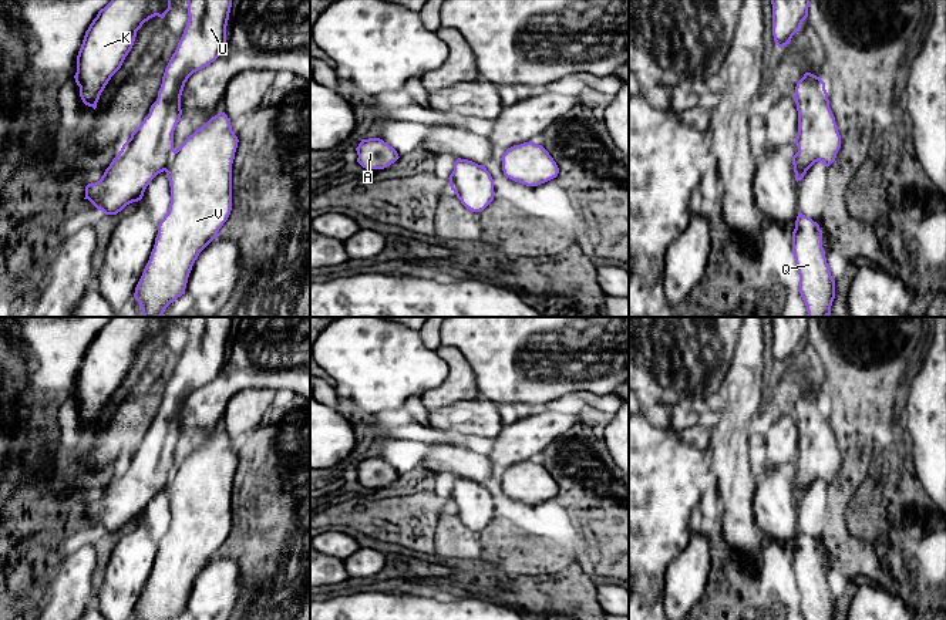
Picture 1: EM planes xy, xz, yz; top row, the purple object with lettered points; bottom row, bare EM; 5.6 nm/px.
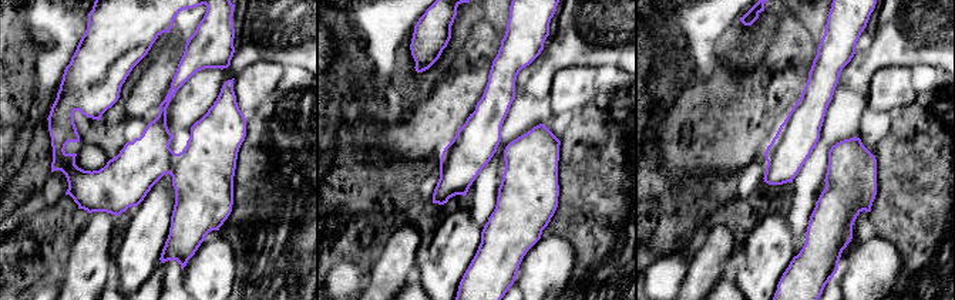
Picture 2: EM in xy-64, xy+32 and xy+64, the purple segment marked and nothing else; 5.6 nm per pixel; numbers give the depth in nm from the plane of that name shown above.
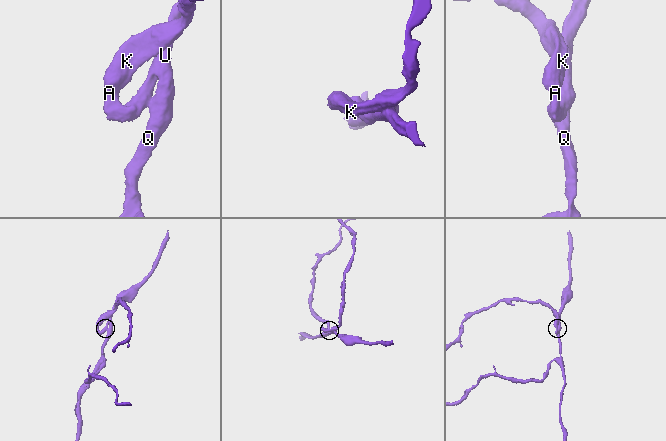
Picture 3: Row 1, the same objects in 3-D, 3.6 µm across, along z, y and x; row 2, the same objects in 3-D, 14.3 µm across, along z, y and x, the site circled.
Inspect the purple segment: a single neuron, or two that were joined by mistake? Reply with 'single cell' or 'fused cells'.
single cell

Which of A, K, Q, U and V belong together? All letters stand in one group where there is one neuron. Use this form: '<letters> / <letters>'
A K Q U V

